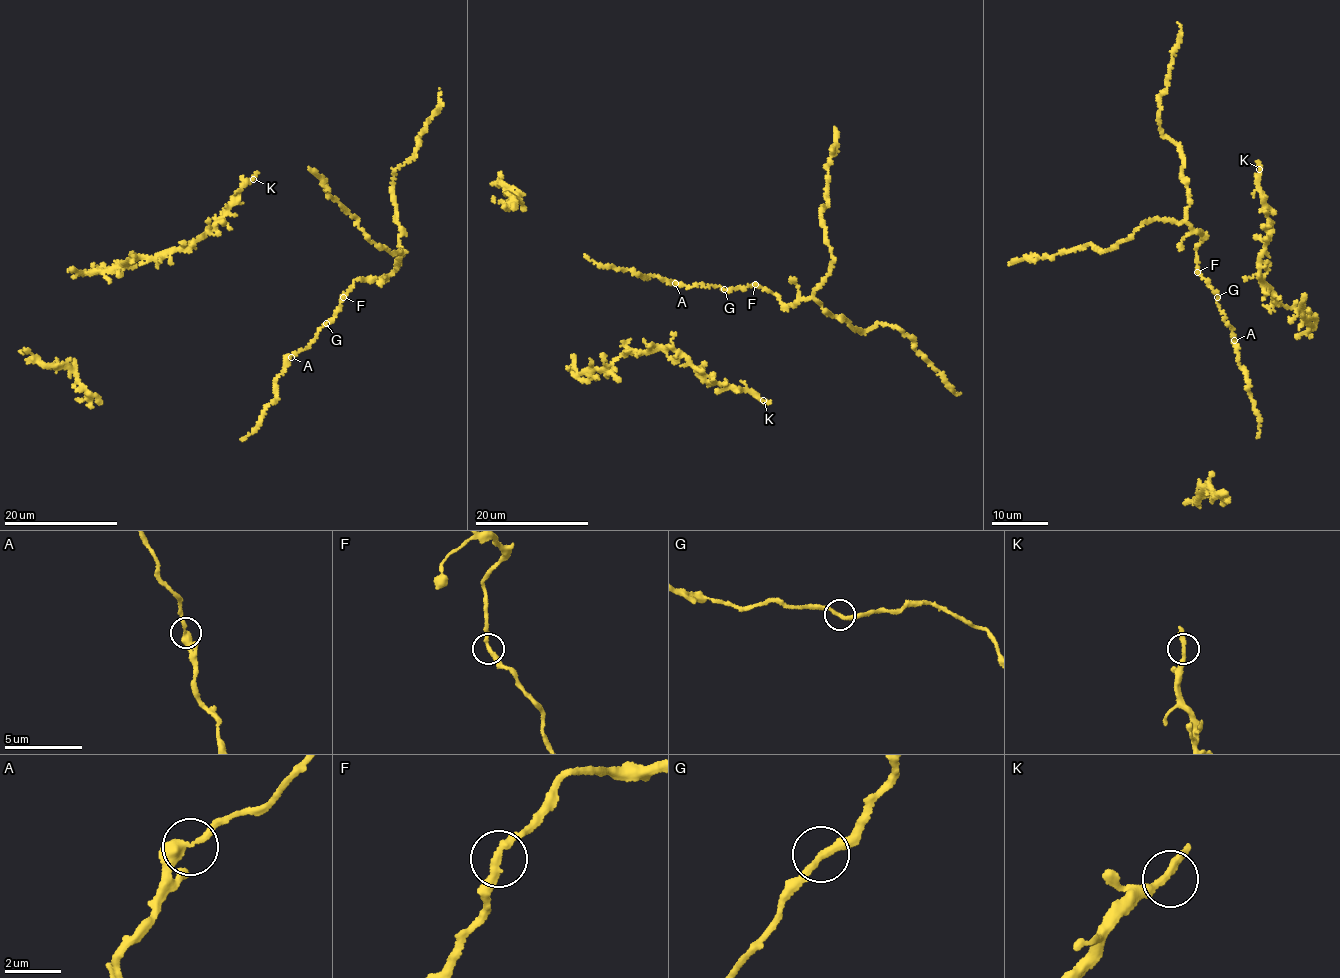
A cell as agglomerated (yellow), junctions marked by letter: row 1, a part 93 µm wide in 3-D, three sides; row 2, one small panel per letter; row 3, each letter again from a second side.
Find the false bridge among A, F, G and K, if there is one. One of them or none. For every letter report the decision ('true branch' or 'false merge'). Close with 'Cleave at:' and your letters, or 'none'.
A: true branch
F: true branch
G: true branch
K: true branch
Cleave at: none

